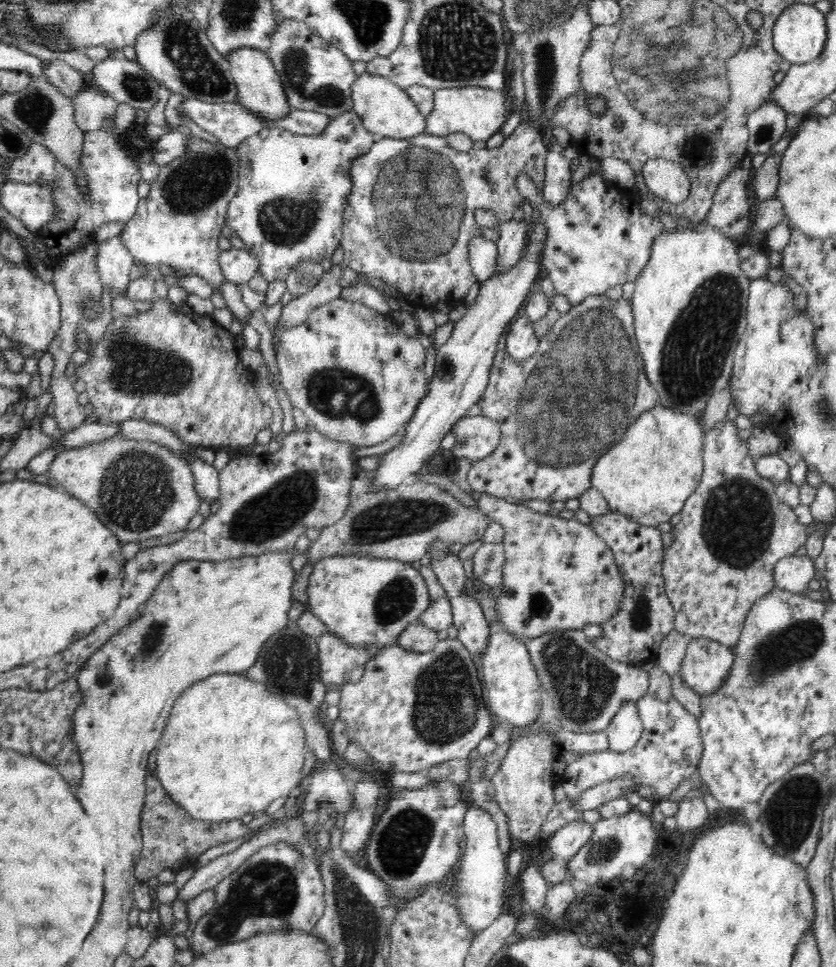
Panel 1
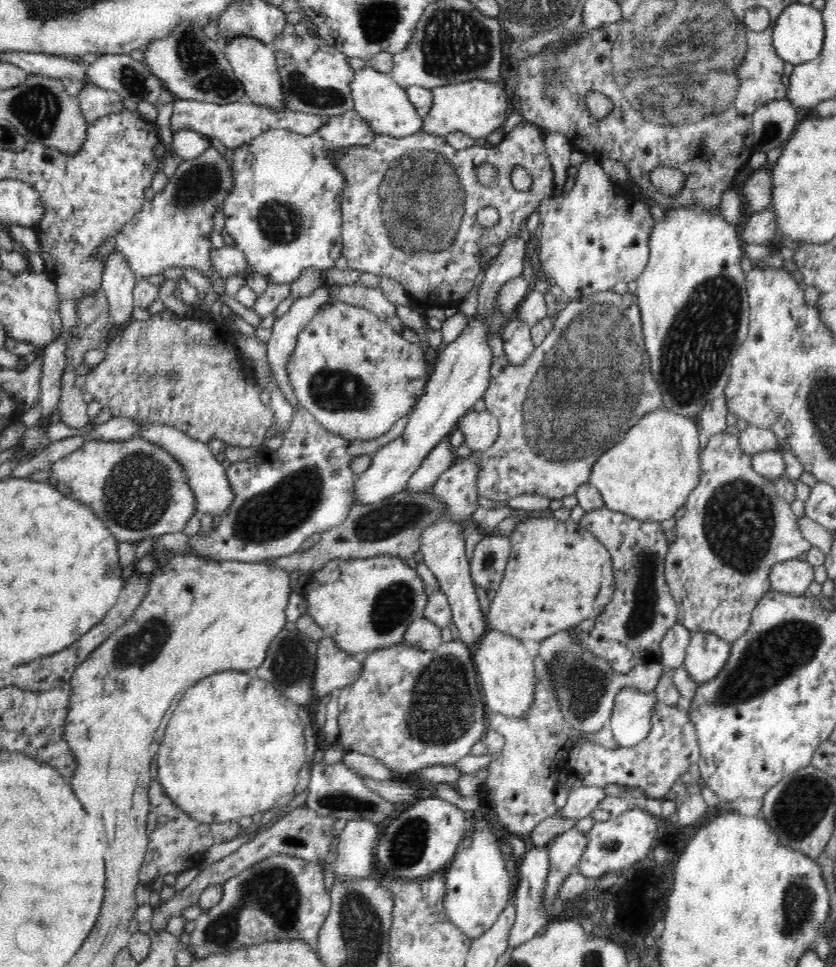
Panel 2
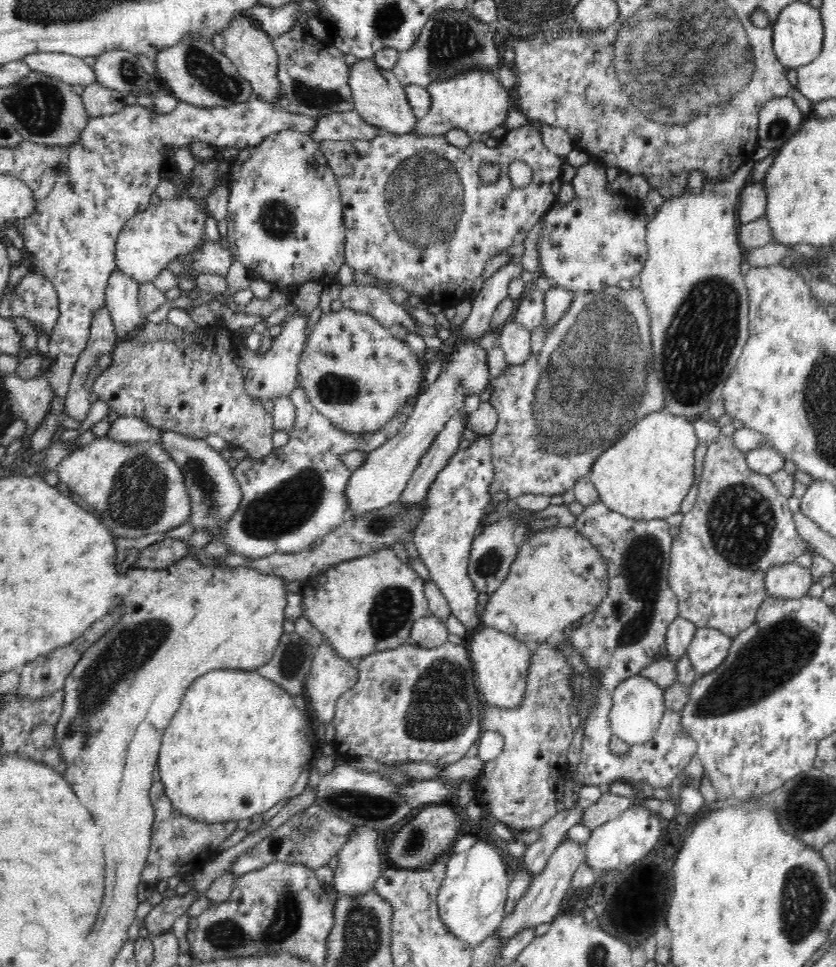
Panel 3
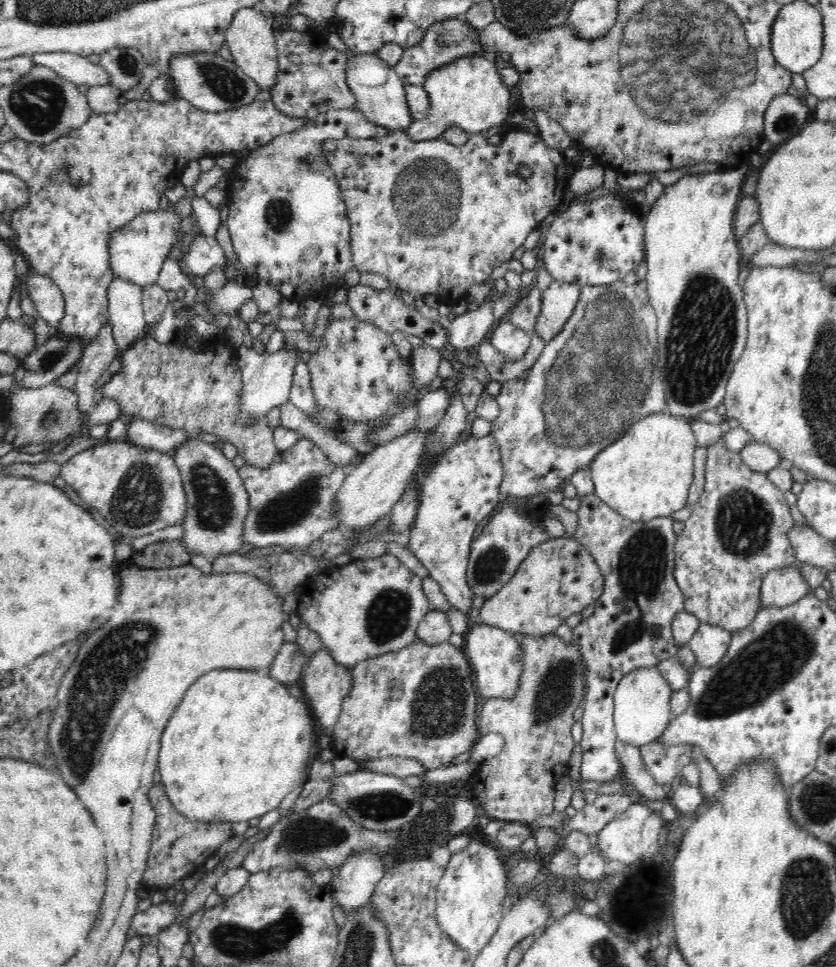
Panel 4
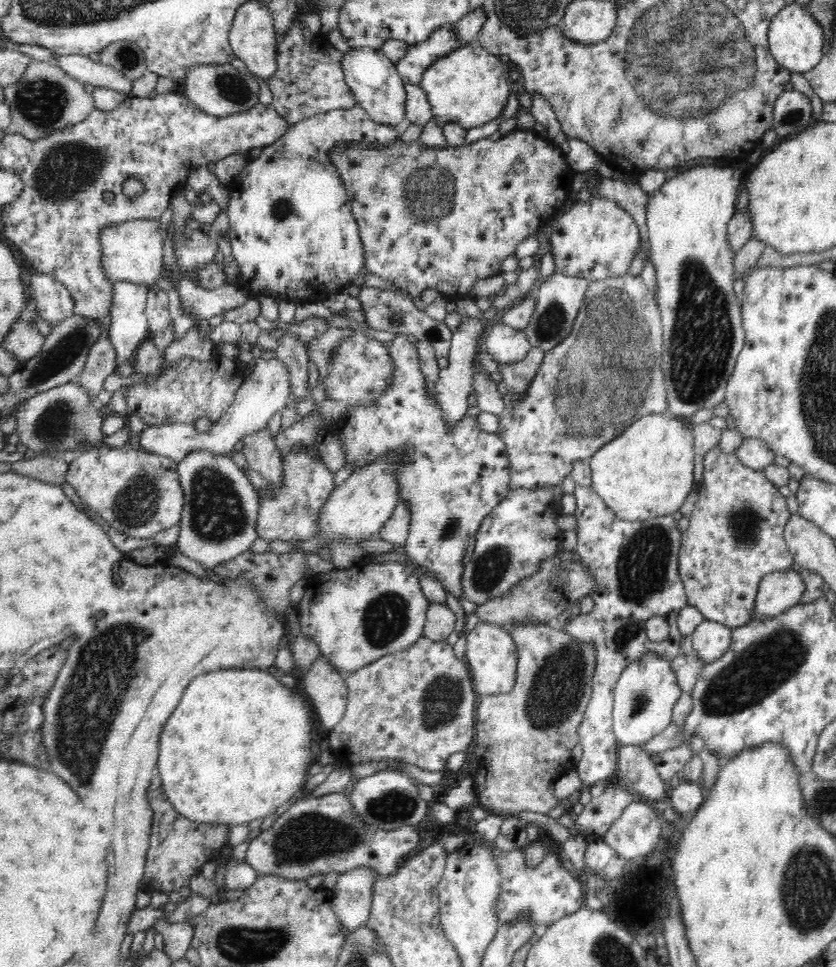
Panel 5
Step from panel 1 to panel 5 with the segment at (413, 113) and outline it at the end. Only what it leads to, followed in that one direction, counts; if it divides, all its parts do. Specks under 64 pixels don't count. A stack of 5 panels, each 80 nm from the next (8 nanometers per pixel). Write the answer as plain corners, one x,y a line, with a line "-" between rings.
351,48
342,58
342,71
345,74
345,84
353,93
357,105
366,110
372,120
394,126
404,120
405,83
401,80
395,64
381,49

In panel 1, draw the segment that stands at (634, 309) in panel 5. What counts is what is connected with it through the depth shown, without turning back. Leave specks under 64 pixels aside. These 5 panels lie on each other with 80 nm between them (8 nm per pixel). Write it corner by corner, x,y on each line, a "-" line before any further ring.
605,295
588,297
581,304
559,316
554,326
548,331
545,337
540,339
540,348
526,360
514,360
506,350
498,351
494,357
493,365
489,372
489,380
482,398
478,404
481,414
492,418
498,423
501,430
501,437
497,446
485,460
472,464
467,472
468,484
475,492
483,492
492,497
504,500
505,502
516,503
525,506
530,500
546,500
548,503
567,501
572,498
580,498
581,494
591,487
591,476
593,466
606,454
608,448
614,446
623,436
624,431
639,414
652,410
658,402
658,393
650,385
646,374
642,372
642,366
638,366
638,354
634,354
634,313
631,312
631,302
621,297
619,300
611,301

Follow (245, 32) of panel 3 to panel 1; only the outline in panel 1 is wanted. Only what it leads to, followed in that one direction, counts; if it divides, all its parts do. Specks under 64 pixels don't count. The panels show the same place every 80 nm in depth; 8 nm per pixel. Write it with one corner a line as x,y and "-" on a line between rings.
240,49
234,50
227,57
231,67
238,95
235,103
254,113
256,117
262,117
262,121
276,121
289,114
291,106
288,105
288,98
284,93
282,80
272,65
266,51

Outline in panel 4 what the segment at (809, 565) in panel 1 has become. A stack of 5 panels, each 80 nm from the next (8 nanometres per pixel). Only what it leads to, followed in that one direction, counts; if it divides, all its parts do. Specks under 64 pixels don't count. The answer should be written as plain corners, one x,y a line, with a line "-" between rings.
791,565
772,570
761,585
761,607
786,607
809,594
809,586
802,570

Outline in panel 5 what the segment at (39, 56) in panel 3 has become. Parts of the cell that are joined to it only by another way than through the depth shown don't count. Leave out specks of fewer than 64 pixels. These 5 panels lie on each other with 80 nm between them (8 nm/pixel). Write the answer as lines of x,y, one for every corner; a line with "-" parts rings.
67,55
56,56
57,64
67,75
78,80
78,83
103,87
130,96
133,81
124,73
101,61
94,62
89,56

